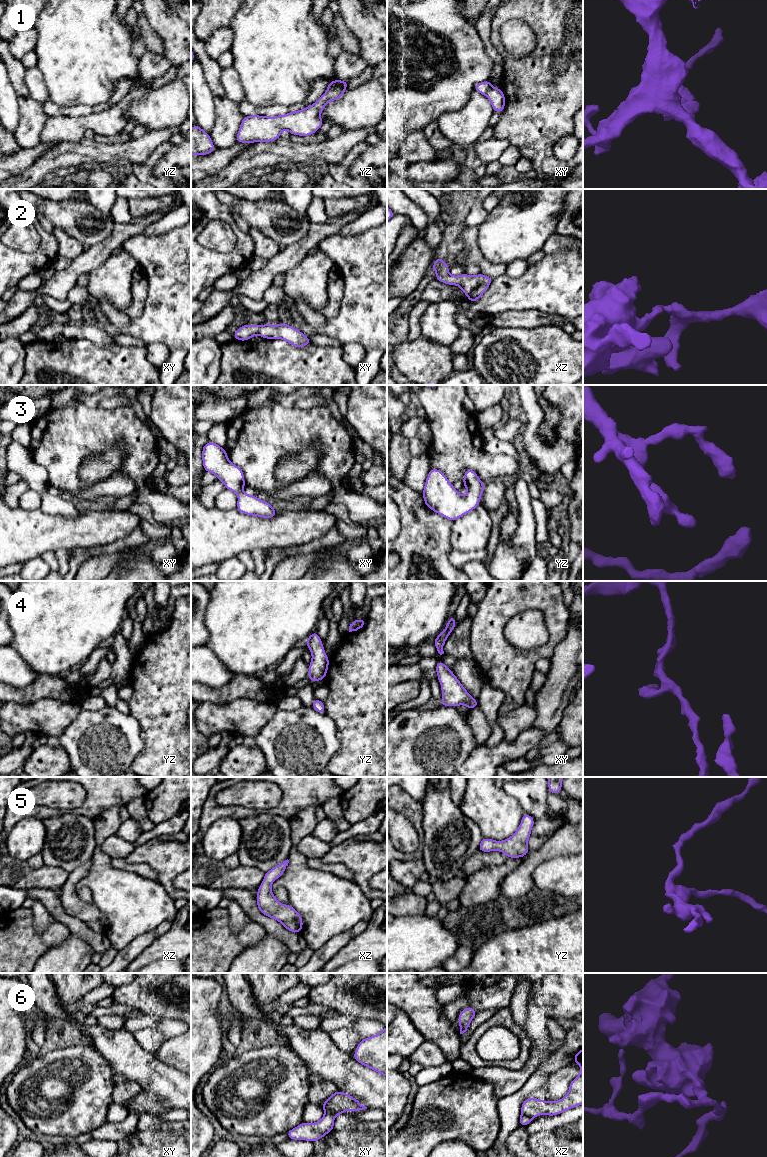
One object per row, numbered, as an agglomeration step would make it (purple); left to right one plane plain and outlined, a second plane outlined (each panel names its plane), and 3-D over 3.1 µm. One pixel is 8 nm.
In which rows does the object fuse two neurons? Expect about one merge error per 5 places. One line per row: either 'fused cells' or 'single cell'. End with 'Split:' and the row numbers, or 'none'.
1: fused cells
2: single cell
3: single cell
4: single cell
5: single cell
6: fused cells
Split: 1, 6

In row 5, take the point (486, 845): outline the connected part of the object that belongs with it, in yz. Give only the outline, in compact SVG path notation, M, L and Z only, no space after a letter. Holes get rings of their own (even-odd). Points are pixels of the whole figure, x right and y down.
M525 813L517 831L512 836L503 841L495 841L483 837L479 844L478 851L491 852L498 850L504 853L508 858L524 857L529 852L528 839L531 835L534 823L535 820L533 817Z

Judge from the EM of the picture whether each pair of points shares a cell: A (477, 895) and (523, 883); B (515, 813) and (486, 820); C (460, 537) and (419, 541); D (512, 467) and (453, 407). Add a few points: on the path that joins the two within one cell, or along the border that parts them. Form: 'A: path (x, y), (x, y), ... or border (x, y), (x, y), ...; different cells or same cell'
A: border (513, 870), (501, 882), (499, 895); different cells
B: path (508, 813), (493, 814); same cell
C: border (453, 522), (451, 527), (451, 548); different cells
D: path (491, 465), (487, 465), (455, 433), (453, 428); same cell

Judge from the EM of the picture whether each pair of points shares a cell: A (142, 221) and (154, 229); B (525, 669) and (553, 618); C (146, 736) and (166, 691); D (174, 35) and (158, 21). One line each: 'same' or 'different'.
A: different
B: same
C: same
D: same

